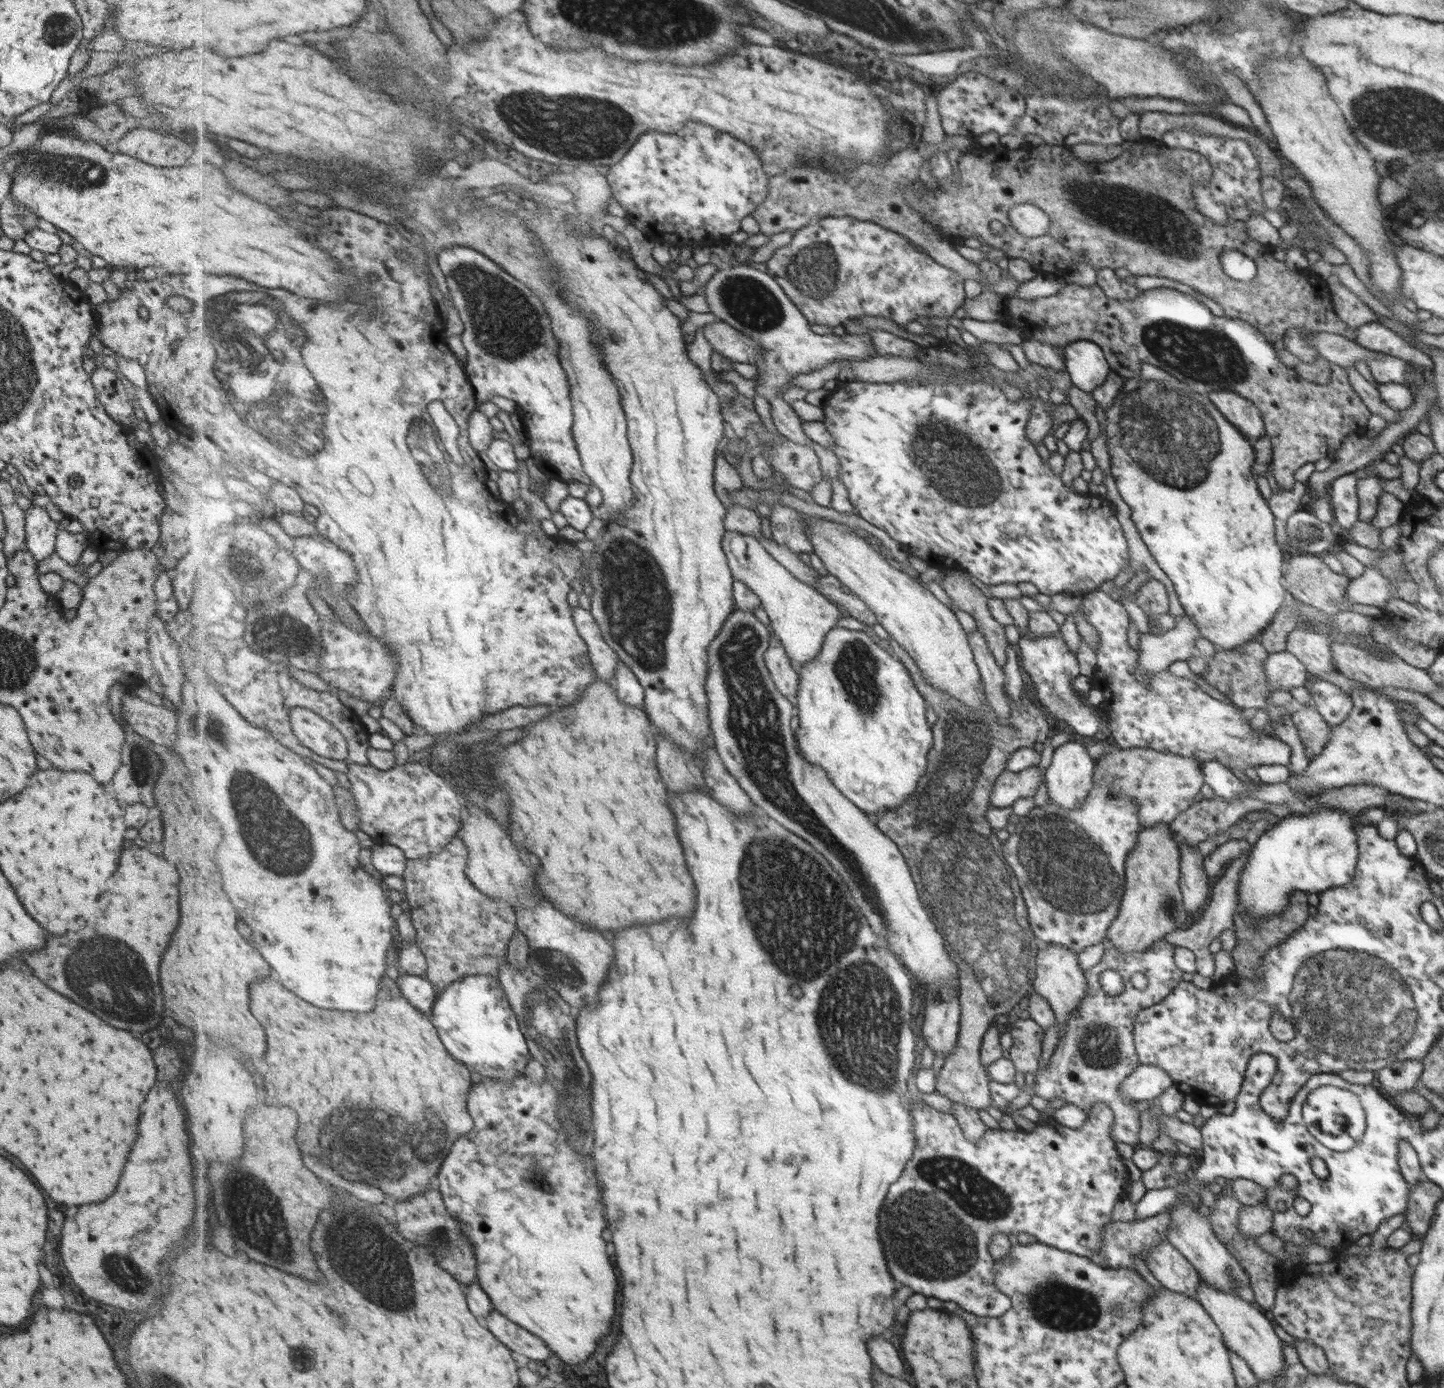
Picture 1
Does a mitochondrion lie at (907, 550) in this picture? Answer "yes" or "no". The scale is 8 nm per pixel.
no

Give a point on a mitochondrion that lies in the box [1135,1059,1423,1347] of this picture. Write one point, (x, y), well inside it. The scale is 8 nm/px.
(1339, 1104)

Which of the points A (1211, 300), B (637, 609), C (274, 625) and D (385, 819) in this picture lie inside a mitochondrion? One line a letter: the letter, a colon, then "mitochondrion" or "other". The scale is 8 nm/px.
A: other
B: mitochondrion
C: mitochondrion
D: other

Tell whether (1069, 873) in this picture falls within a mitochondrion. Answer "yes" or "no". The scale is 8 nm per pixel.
yes

